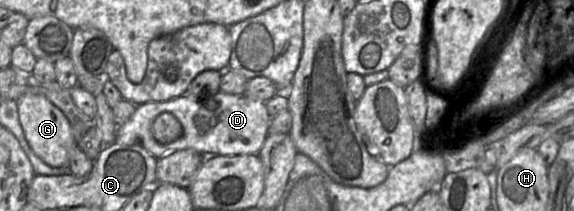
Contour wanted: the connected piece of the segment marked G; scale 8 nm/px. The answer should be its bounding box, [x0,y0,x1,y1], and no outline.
[16,94,77,167]

